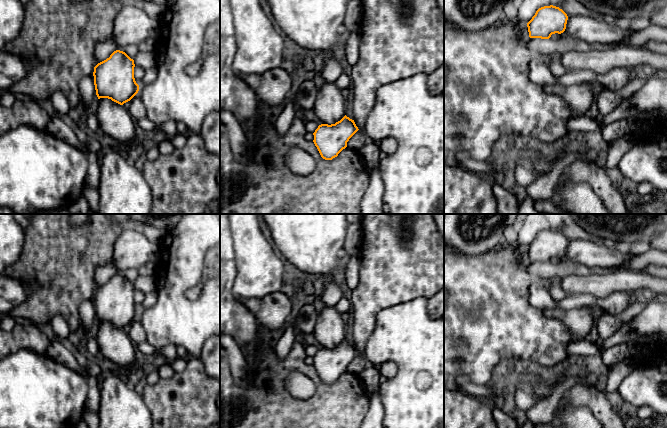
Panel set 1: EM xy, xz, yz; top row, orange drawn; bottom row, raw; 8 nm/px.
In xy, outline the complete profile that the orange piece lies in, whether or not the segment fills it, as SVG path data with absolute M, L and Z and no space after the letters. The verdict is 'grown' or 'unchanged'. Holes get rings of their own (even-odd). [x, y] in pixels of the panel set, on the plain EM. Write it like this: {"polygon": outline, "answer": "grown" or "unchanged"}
{"polygon": "M116 274L94 291L94 309L98 323L108 322L123 329L139 315L134 302L134 284Z", "answer": "unchanged"}

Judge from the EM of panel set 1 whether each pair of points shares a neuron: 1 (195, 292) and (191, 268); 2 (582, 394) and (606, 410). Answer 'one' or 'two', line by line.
1: two
2: one

